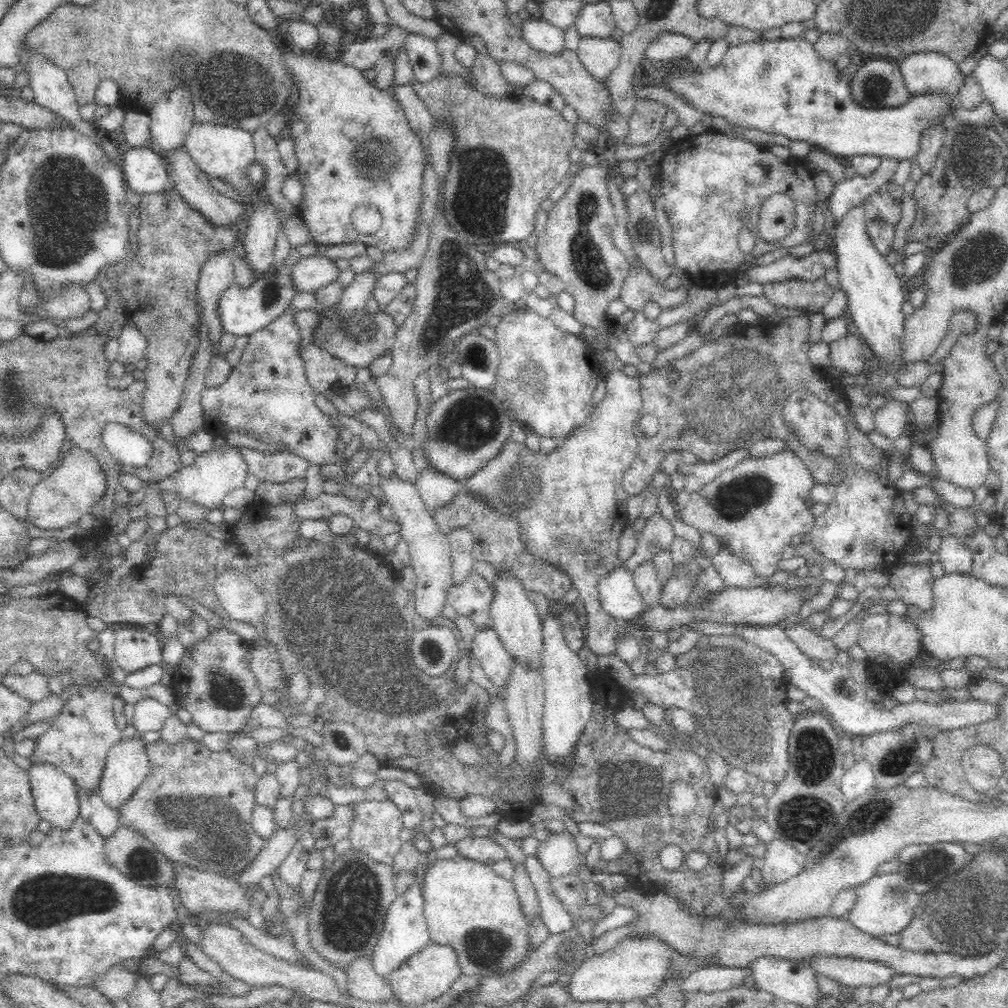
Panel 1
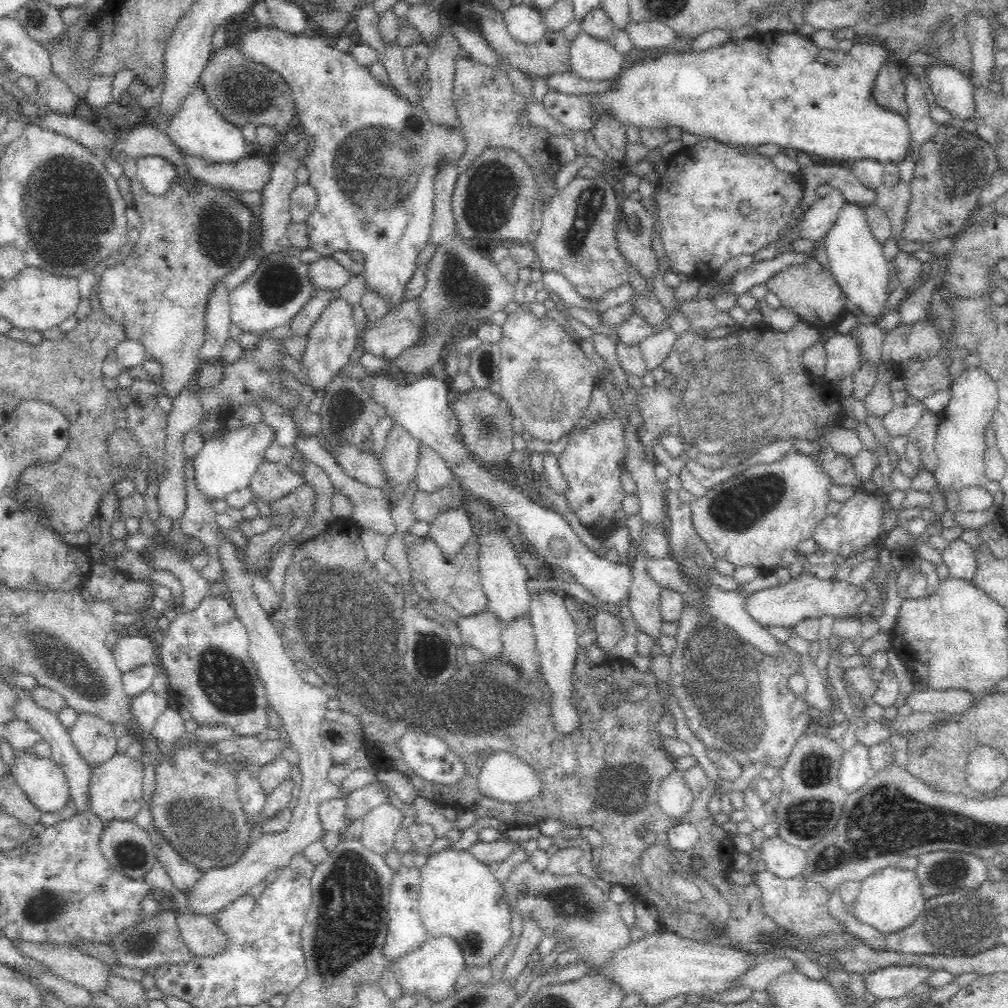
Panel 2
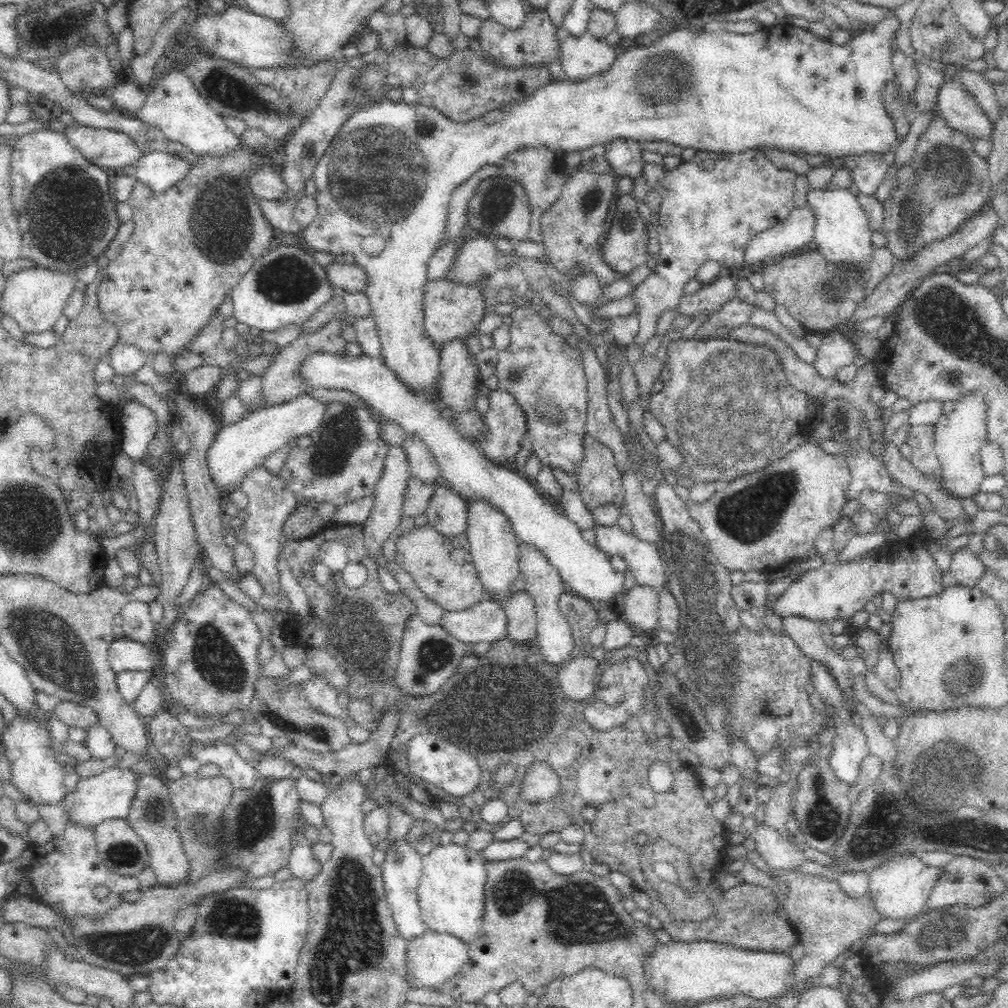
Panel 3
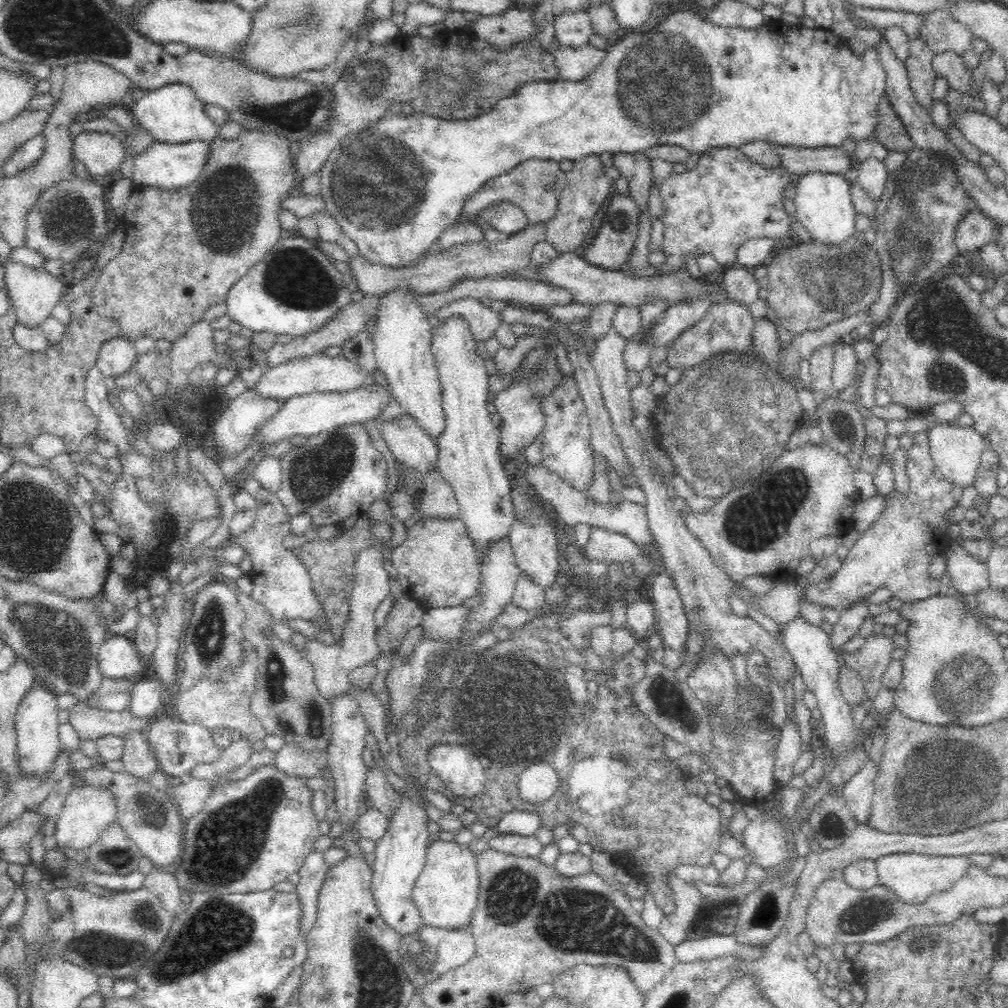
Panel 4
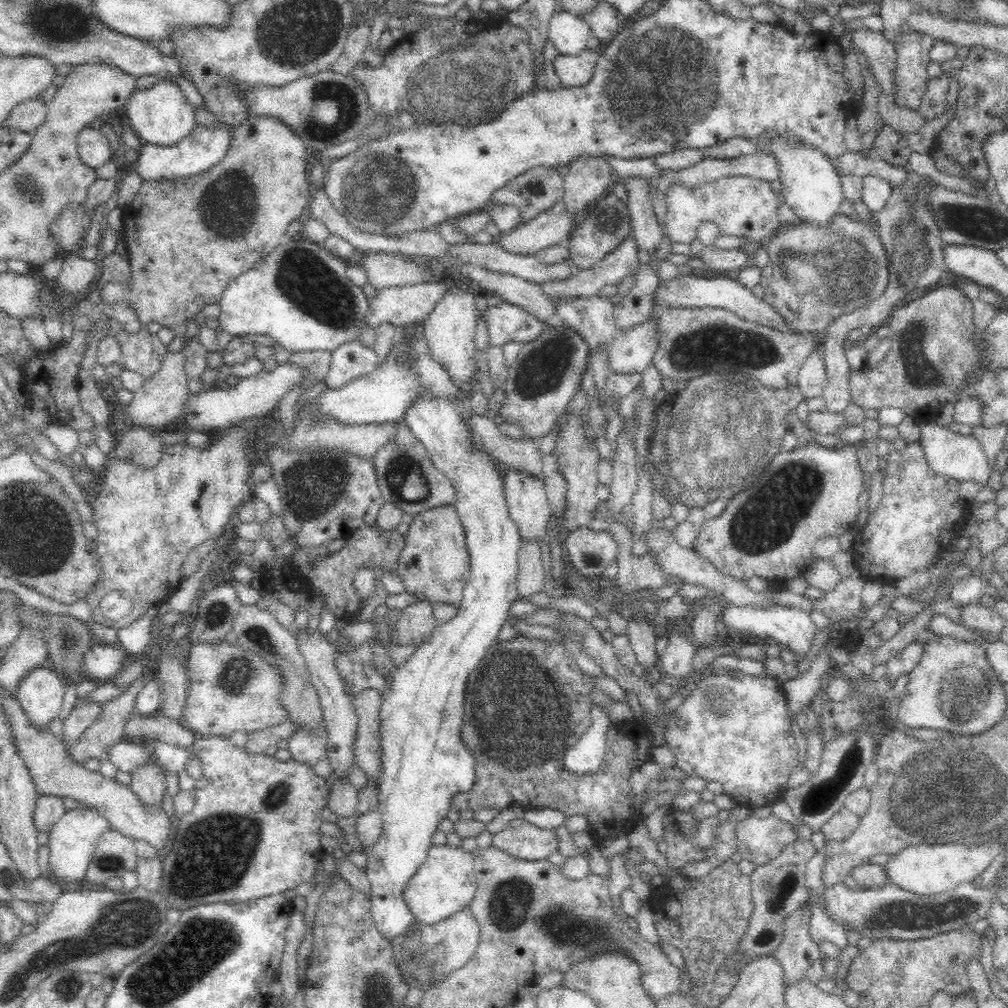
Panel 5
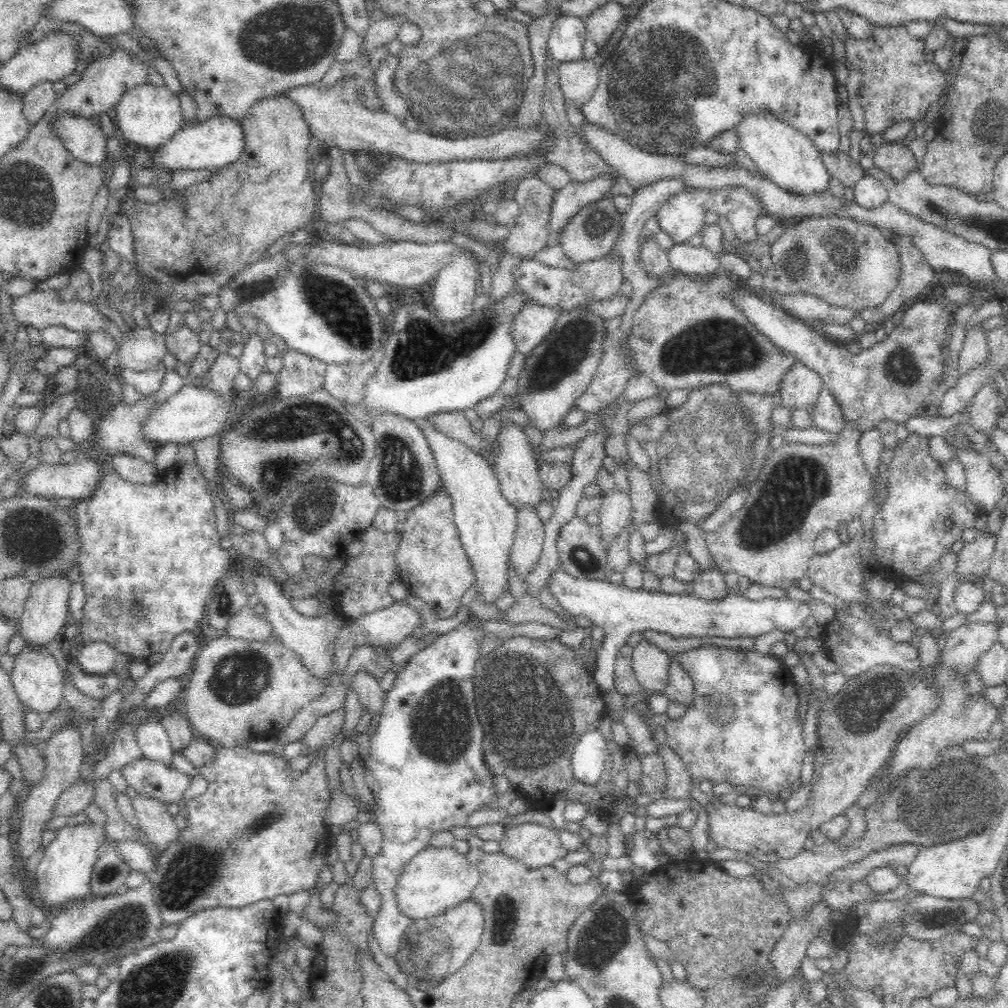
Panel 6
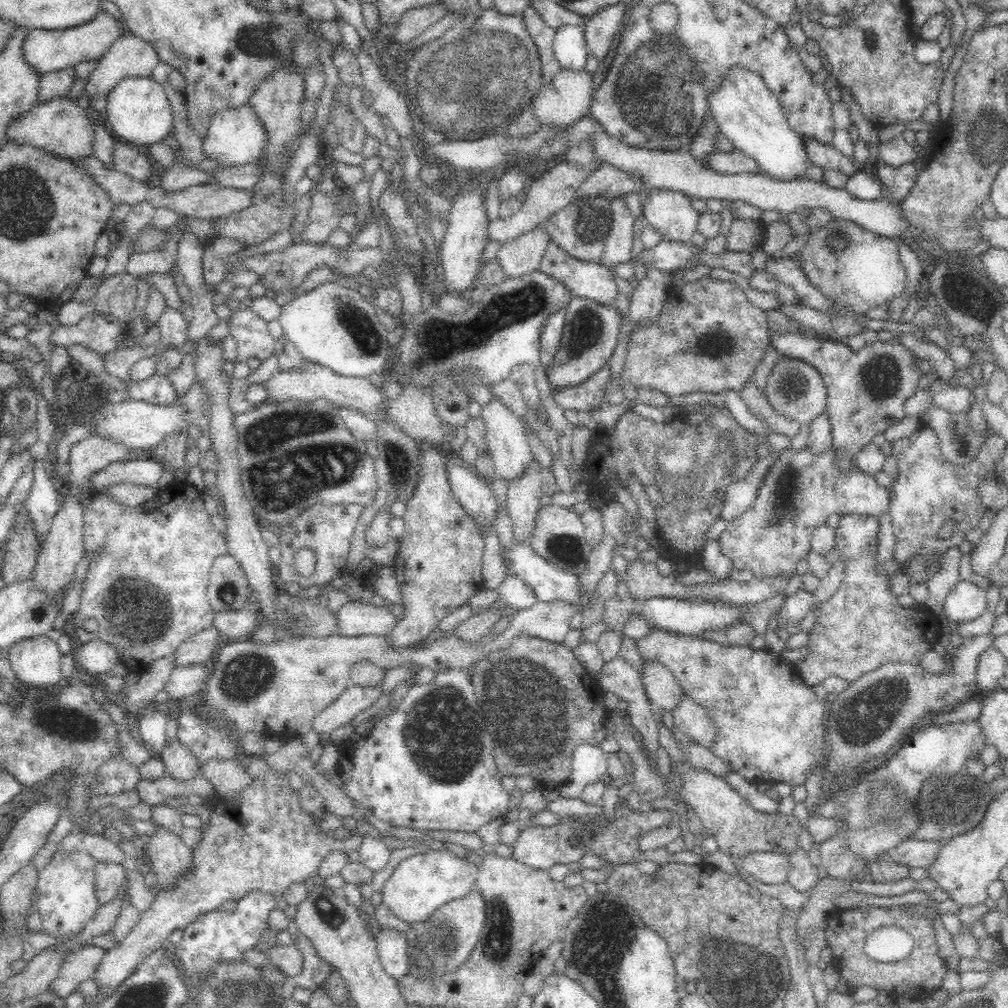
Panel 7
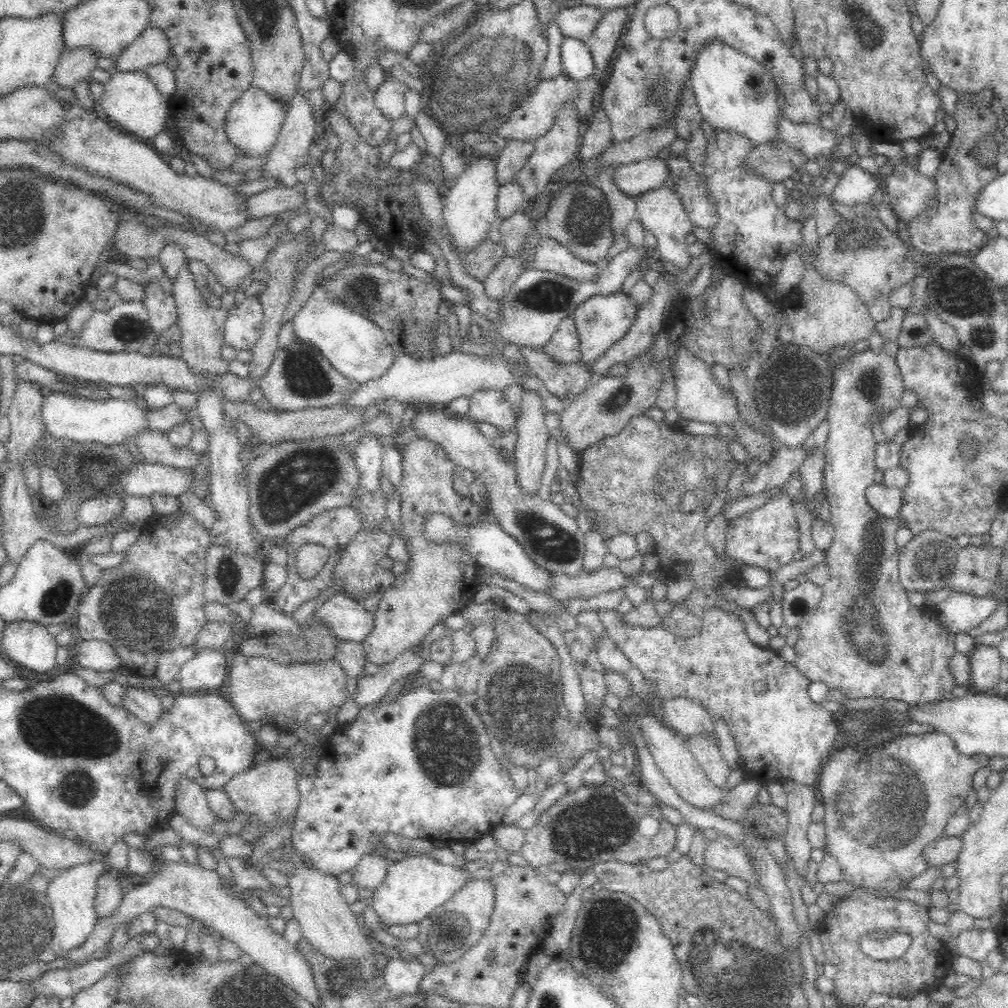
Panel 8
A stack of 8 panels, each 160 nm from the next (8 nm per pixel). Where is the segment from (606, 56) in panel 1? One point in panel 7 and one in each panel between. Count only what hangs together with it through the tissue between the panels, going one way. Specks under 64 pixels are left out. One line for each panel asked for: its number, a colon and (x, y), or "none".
2: (592, 59)
3: (581, 57)
4: (573, 63)
5: (573, 70)
6: (577, 79)
7: (567, 98)

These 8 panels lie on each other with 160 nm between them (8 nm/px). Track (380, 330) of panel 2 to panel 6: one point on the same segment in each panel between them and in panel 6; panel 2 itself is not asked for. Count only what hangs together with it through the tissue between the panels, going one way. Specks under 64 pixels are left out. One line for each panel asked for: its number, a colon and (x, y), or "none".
3: (451, 310)
4: (482, 321)
5: (505, 322)
6: (531, 323)

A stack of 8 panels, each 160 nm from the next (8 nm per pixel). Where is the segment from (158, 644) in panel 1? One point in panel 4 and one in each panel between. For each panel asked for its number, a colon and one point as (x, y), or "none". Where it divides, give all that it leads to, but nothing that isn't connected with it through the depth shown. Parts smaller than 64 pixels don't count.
2: (130, 652)
3: (125, 654)
4: (118, 658)

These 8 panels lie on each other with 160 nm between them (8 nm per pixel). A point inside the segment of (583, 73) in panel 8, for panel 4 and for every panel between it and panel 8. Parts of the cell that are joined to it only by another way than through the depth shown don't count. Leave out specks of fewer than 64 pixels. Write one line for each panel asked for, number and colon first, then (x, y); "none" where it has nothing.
4: (573, 28)
5: (569, 33)
6: (568, 34)
7: (569, 46)

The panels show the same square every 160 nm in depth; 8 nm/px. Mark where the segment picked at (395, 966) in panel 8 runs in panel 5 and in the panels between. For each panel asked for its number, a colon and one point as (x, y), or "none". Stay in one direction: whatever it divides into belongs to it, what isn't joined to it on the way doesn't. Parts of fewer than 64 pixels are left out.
5: (424, 765)
6: (425, 768)
7: (391, 945)

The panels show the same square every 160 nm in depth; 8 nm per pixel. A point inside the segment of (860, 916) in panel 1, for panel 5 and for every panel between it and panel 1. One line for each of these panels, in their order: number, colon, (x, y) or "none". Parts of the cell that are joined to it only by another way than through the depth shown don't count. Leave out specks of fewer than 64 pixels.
2: (892, 899)
3: (899, 890)
4: (912, 878)
5: (923, 870)

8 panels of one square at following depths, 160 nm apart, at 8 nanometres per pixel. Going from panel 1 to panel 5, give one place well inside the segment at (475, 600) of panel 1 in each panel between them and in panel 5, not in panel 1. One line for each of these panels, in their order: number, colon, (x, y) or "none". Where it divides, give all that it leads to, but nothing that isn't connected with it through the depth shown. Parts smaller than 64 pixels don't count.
2: (458, 583)
3: (441, 567)
4: (436, 564)
5: (434, 565)

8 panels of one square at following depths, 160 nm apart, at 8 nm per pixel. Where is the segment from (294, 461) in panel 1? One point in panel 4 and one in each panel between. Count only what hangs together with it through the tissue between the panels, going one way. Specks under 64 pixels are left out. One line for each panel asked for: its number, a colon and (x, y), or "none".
2: (271, 480)
3: (270, 501)
4: (281, 583)

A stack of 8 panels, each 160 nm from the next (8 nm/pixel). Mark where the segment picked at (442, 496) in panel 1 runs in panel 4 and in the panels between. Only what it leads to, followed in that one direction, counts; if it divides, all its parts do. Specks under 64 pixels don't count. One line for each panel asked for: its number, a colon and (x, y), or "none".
2: (433, 473)
3: (422, 464)
4: (410, 444)

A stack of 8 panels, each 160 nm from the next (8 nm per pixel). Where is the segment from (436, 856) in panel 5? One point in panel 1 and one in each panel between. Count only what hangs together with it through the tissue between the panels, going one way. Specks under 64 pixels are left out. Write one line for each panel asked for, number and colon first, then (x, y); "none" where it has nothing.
1: (467, 906)
2: (460, 898)
3: (451, 895)
4: (446, 893)

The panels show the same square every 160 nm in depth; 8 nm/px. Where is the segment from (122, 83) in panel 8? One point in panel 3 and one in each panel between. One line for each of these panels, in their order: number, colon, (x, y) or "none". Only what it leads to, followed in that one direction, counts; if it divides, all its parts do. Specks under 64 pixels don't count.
3: (175, 106)
4: (173, 113)
5: (160, 114)
6: (148, 116)
7: (138, 111)

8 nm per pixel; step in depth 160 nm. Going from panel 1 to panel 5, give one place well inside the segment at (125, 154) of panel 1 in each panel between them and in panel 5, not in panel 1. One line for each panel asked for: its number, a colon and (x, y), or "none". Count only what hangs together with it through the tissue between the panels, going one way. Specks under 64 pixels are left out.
2: (156, 175)
3: (159, 171)
4: (168, 166)
5: (200, 151)

